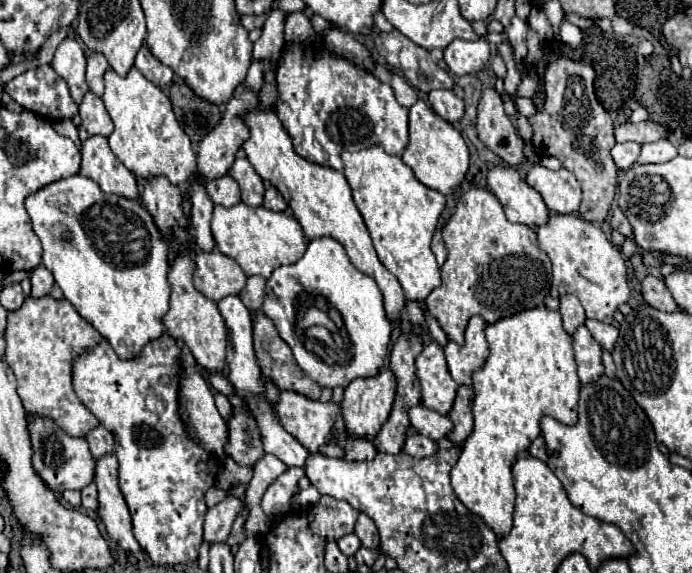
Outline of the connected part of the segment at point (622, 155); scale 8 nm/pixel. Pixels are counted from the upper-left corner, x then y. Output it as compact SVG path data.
M616 143L612 149L612 157L614 157L618 169L622 169L622 171L630 169L638 161L638 155L640 155L638 143Z

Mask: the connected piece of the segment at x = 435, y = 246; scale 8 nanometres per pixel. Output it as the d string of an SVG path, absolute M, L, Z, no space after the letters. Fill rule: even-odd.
M438 227L434 231L434 237L432 237L432 253L436 255L438 265L442 265L446 261L446 247L444 247L444 241L442 241L442 227Z

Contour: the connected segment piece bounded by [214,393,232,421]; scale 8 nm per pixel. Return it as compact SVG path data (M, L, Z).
M216 393L214 397L216 397L216 407L218 407L220 415L224 417L224 421L228 421L228 419L230 419L230 413L232 413L232 405L230 405L230 401L228 401L222 393Z

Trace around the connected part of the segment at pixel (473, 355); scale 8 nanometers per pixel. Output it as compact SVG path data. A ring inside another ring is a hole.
M474 315L466 327L466 345L448 341L448 345L444 347L448 369L458 385L470 387L472 373L482 369L490 355L488 341L484 337L484 327L486 327L486 321L478 315Z

